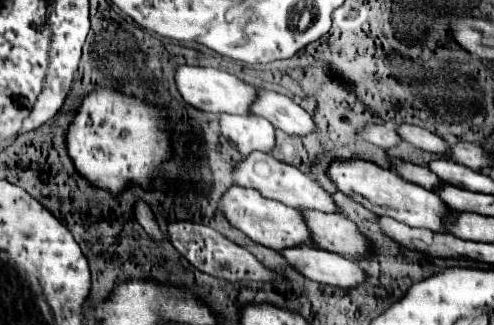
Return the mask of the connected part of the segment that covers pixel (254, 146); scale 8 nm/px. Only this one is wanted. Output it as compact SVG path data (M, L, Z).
M220 114L220 130L242 156L254 150L270 152L276 144L274 126L262 116Z

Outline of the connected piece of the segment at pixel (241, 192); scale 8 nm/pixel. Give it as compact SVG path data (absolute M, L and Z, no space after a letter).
M240 186L228 188L226 194L220 198L218 208L228 218L228 222L234 228L242 230L252 242L262 244L262 246L272 248L272 250L290 248L290 246L302 244L310 238L310 230L304 224L304 218L298 210L294 210L278 200L264 198L258 190L252 190L252 188L240 188Z

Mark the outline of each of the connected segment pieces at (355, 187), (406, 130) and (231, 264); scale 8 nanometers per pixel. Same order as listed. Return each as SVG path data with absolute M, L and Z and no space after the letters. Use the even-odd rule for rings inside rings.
M332 160L332 164L326 170L326 176L332 180L332 184L352 198L354 202L362 204L366 210L378 214L378 216L390 216L398 222L404 222L408 226L416 228L428 228L434 232L442 232L442 216L448 212L448 206L434 196L434 192L400 178L396 172L388 168L380 168L374 162L368 160Z
M400 124L396 128L396 134L404 142L410 142L416 148L430 150L430 152L446 152L442 138L438 138L436 134L432 134L432 132L424 130L424 128L418 128L418 126L412 126L412 124Z
M170 222L168 224L168 238L172 242L172 246L198 270L216 276L220 280L270 280L270 278L278 278L274 272L268 272L246 248L234 244L232 240L228 240L226 236L222 236L220 232L216 232L210 226L204 224L196 224L196 222Z

